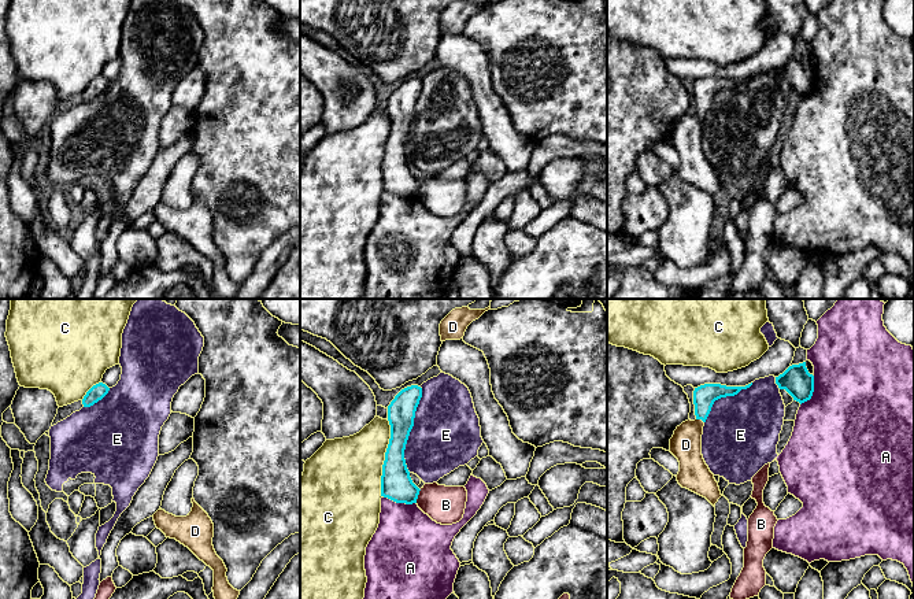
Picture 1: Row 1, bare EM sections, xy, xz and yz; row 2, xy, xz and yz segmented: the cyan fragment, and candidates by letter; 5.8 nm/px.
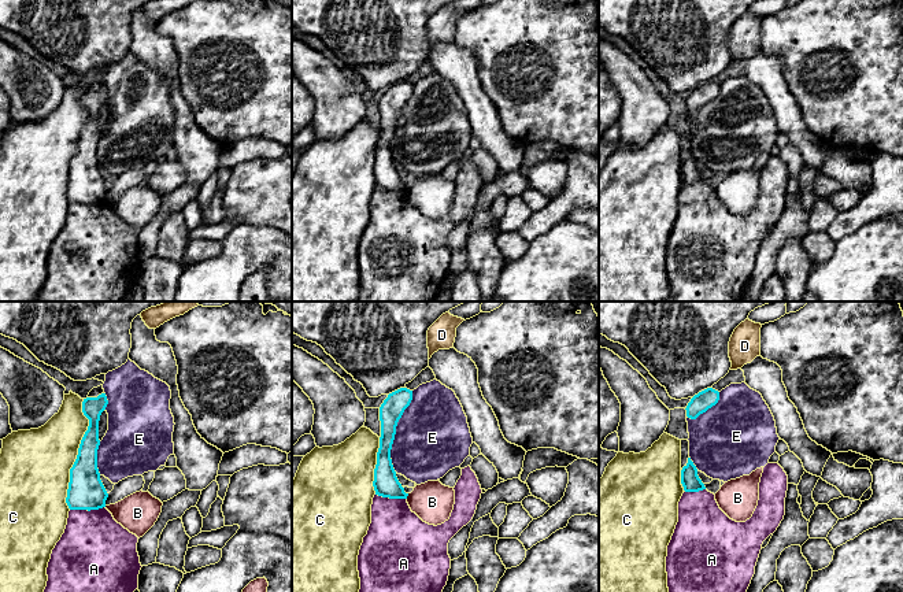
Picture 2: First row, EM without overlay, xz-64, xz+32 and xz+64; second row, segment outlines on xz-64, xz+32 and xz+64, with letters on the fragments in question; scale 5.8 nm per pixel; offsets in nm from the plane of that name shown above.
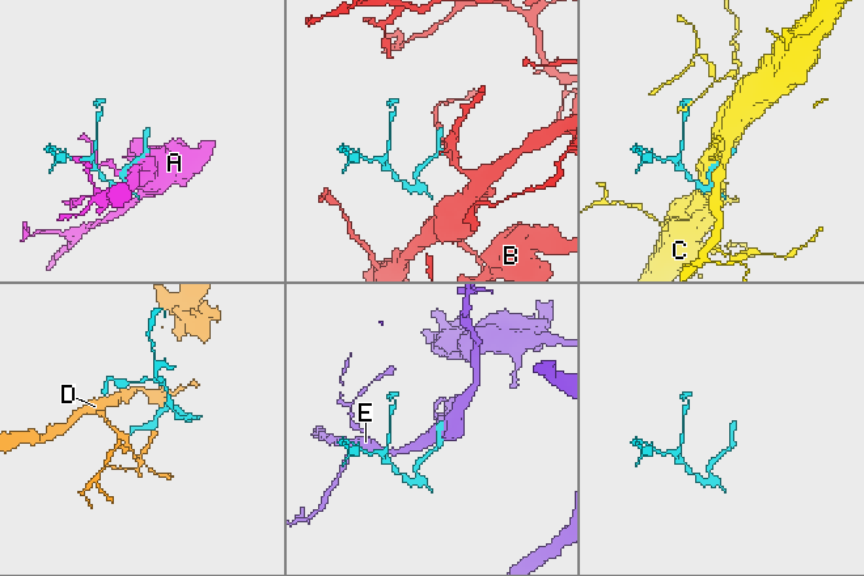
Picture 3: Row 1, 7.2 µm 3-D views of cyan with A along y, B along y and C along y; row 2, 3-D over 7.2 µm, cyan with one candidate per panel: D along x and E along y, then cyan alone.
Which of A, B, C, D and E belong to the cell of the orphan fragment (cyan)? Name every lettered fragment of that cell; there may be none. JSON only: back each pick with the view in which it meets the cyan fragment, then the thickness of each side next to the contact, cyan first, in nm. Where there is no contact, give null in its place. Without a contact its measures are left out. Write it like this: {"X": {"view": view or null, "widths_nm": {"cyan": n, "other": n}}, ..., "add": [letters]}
{"D": {"view": "yz", "widths_nm": {"cyan": 130, "other": 190}}, "add": ["D"]}

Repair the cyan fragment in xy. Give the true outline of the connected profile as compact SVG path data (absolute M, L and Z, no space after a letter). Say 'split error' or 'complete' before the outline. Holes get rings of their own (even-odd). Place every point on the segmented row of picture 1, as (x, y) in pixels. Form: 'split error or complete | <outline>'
complete | M103 382L93 385L82 399L84 407L93 406L99 400L101 400L108 393L108 391L110 388Z

